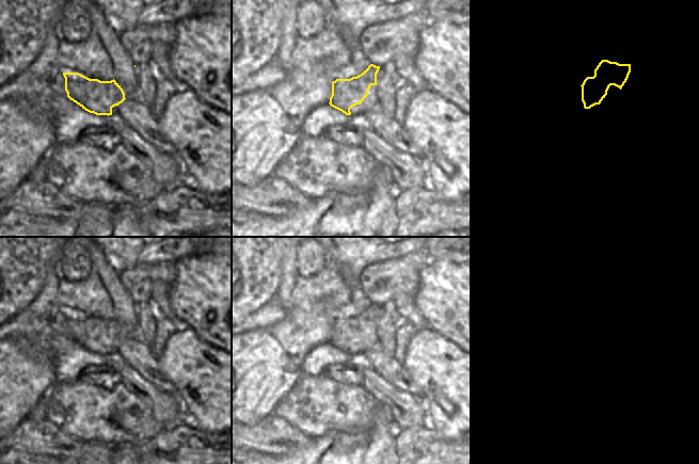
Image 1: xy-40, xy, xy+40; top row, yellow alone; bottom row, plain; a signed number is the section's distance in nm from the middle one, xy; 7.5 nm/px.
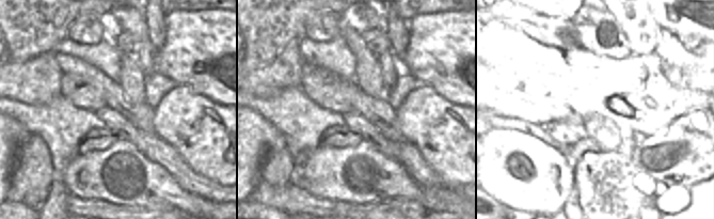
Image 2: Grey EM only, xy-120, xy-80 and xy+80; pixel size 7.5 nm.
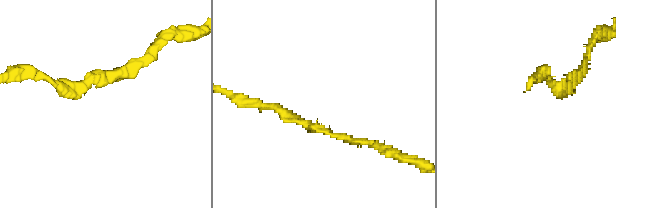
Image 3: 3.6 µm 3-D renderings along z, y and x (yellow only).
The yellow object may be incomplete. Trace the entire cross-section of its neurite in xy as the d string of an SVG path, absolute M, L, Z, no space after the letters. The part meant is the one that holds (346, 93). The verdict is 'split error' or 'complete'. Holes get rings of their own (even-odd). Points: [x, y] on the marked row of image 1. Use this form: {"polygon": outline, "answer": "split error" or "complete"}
{"polygon": "M370 64L361 75L350 79L336 79L332 82L332 95L330 106L351 115L350 109L362 101L368 95L371 85L377 85L377 74L380 66Z", "answer": "complete"}

